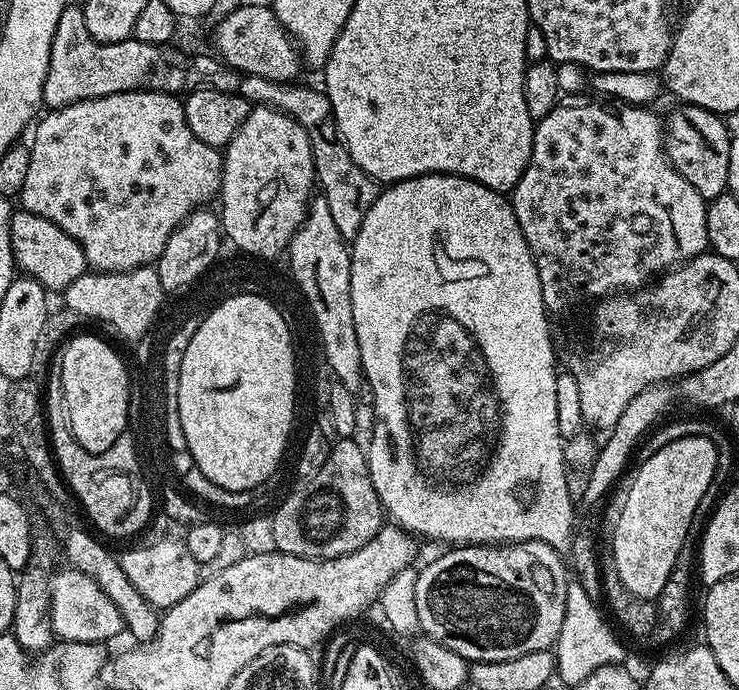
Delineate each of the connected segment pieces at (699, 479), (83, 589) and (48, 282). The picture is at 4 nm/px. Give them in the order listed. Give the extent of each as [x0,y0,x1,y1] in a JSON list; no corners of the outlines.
[[610,436,718,601],[49,566,125,644],[9,210,89,293]]

